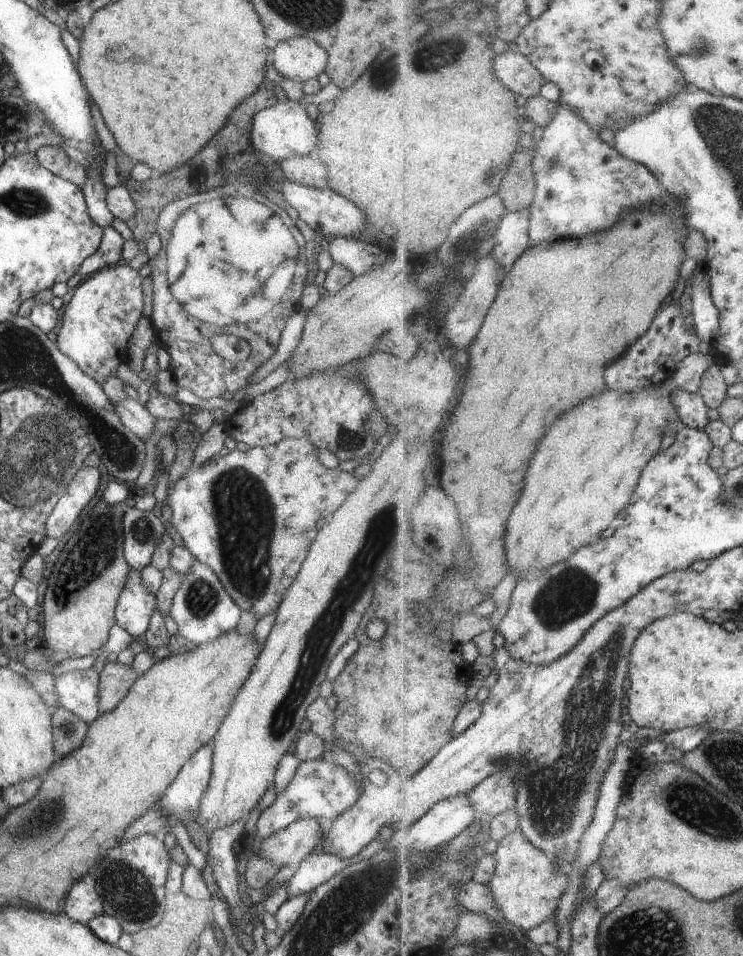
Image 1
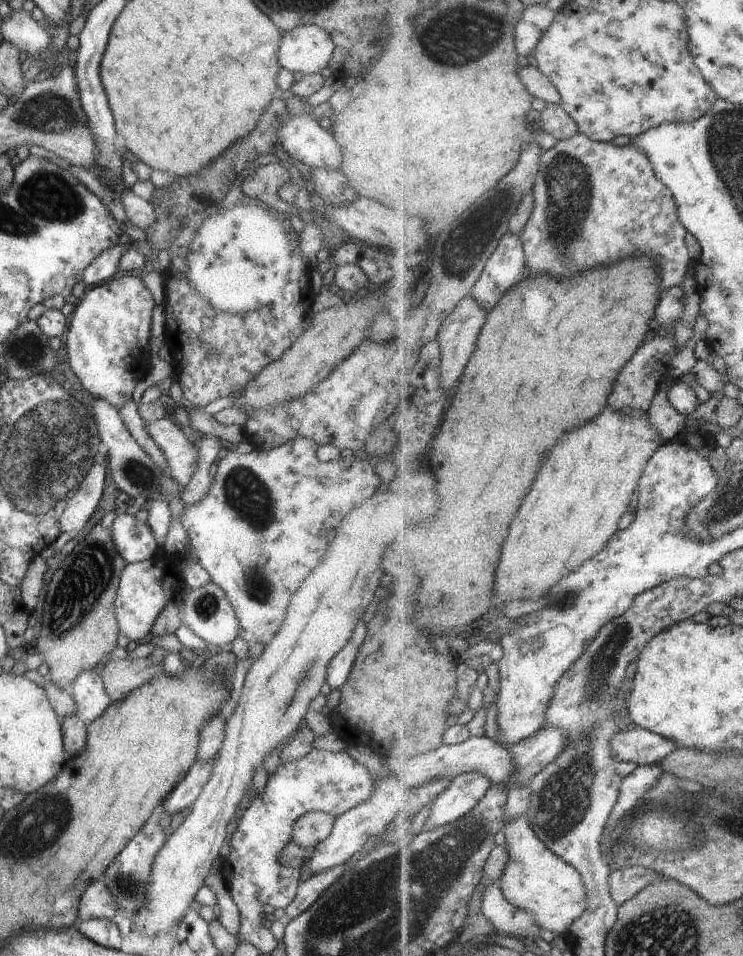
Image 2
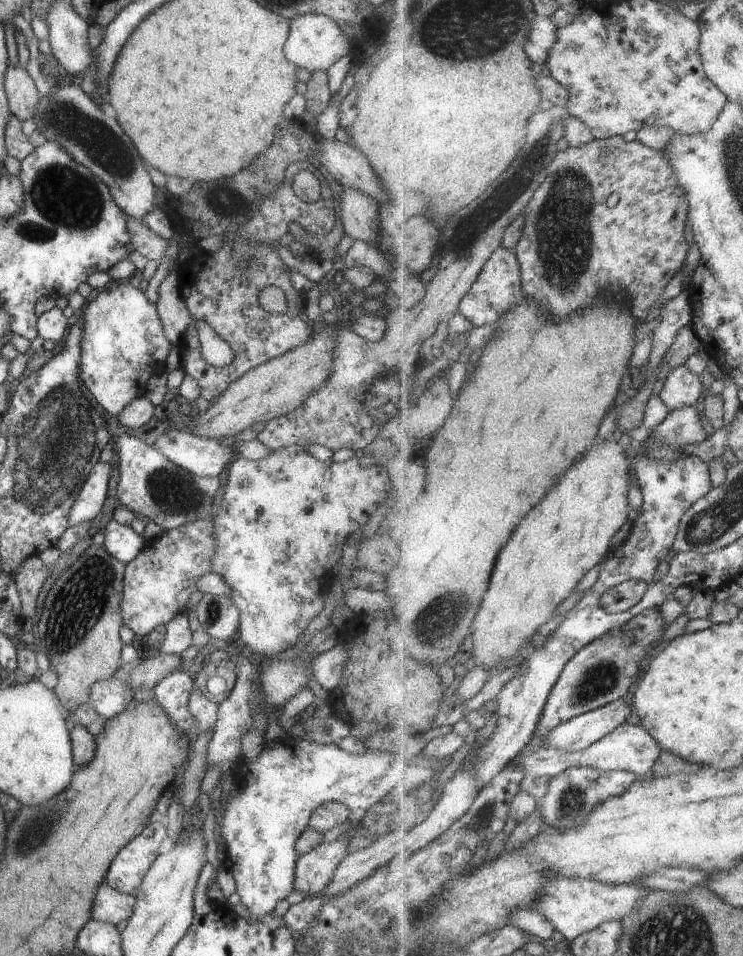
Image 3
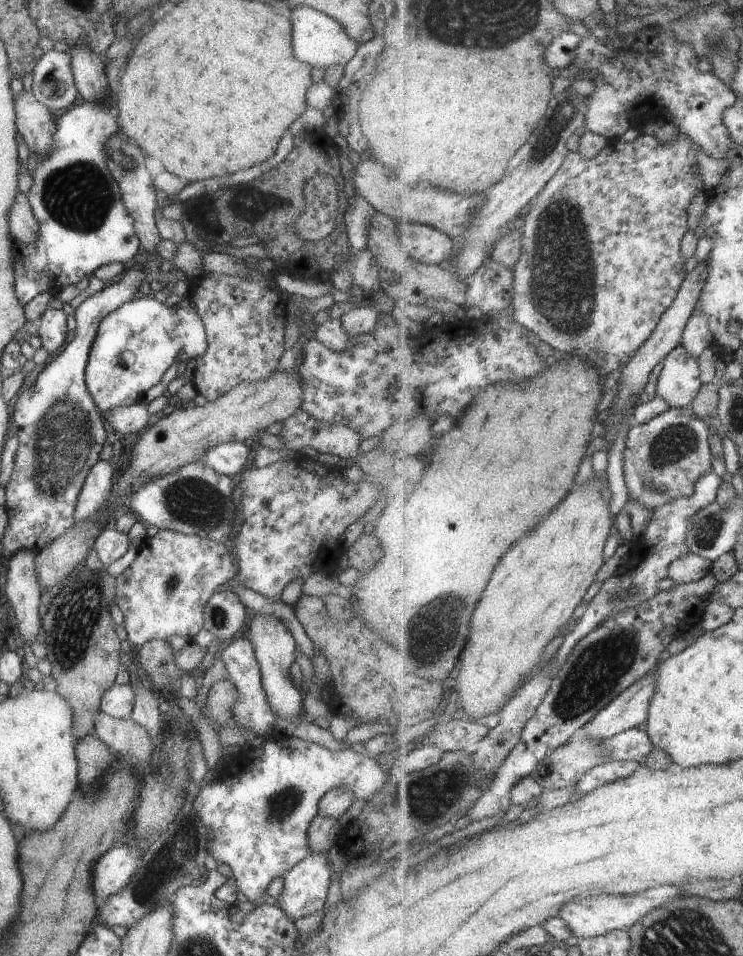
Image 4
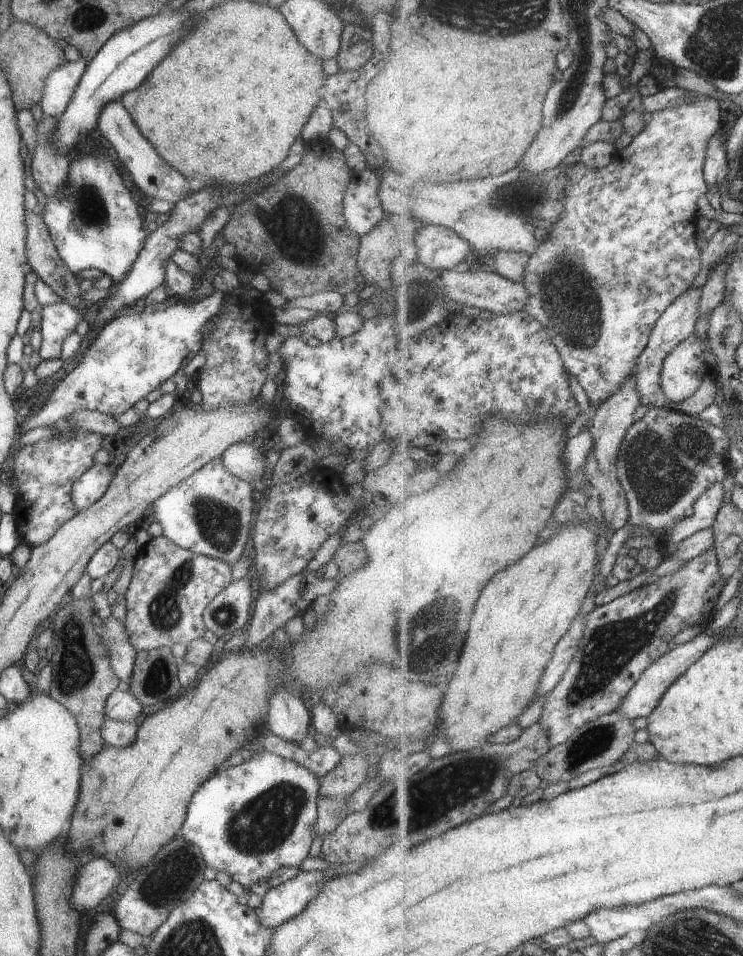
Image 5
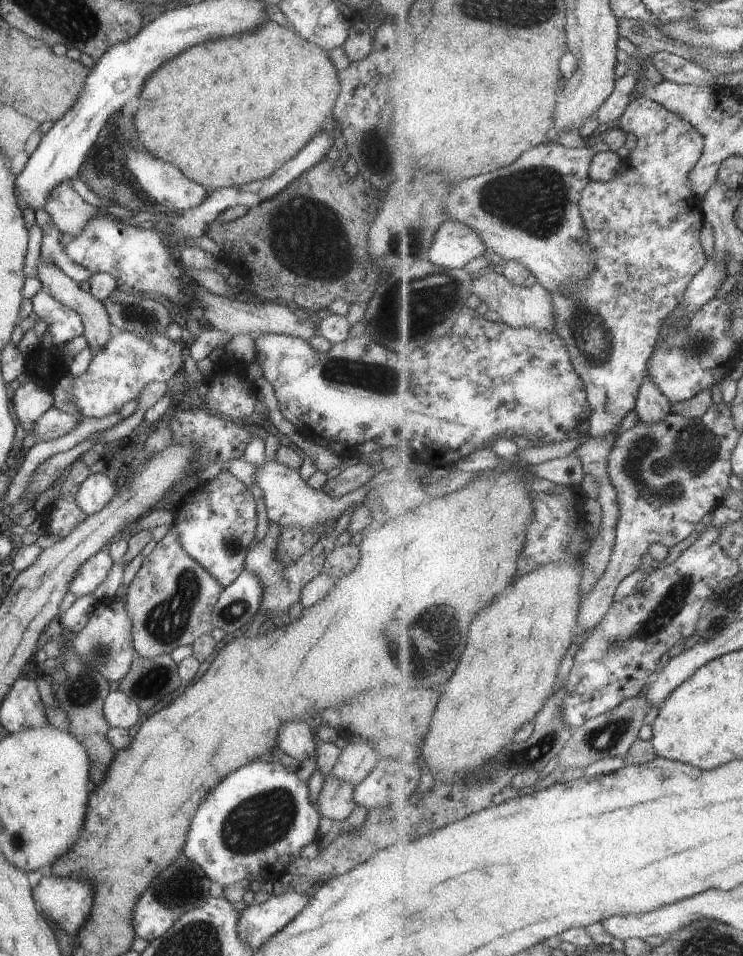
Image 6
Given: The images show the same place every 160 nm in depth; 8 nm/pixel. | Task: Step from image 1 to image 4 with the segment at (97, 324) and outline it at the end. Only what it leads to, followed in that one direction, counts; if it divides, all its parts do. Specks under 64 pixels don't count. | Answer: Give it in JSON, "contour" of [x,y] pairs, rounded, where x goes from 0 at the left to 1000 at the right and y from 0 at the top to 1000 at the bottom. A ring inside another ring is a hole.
{"contour":[[[183,309],[135,336],[113,386],[117,411],[135,432],[153,426],[176,425],[188,419],[199,406],[217,397],[217,393],[236,379],[238,372],[245,370],[250,374],[264,376],[276,365],[275,341],[257,313],[249,310],[233,317],[215,317],[209,313]]]}

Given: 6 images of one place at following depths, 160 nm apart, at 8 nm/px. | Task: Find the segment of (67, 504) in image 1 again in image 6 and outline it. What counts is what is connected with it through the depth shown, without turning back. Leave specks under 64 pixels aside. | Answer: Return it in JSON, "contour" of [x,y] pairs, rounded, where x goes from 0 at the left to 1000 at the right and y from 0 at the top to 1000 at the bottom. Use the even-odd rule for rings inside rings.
{"contour":[[[122,495],[104,509],[104,529],[116,538],[133,536],[155,517],[151,504],[139,495]]]}

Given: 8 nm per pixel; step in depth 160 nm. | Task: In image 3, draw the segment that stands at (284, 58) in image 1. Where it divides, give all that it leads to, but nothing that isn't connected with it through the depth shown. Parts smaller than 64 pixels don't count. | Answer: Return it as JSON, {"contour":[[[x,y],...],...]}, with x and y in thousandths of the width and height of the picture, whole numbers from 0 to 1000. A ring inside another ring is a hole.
{"contour":[[[405,15],[389,22],[388,36],[381,46],[381,59],[384,63],[392,65],[401,72],[420,74],[439,74],[443,69],[451,67],[456,61],[464,58],[472,58],[470,52],[470,42],[459,36],[454,25],[429,15]]]}

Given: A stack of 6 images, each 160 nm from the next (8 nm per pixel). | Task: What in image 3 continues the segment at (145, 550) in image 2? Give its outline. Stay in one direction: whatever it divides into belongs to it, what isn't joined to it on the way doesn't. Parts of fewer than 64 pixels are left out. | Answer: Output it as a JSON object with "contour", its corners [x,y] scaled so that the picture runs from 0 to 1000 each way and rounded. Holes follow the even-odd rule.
{"contour":[[[149,544],[139,552],[139,572],[155,586],[174,589],[191,575],[195,564],[179,555],[176,550]]]}

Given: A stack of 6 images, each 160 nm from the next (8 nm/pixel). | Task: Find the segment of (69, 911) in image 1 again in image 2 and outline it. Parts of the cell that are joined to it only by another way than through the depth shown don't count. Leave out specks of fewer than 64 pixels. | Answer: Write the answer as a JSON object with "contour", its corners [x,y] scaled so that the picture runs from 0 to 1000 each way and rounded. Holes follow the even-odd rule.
{"contour":[[[125,923],[117,927],[117,931],[109,935],[106,950],[104,950],[104,964],[125,960],[156,961],[157,944],[152,937],[147,937],[139,923]]]}

